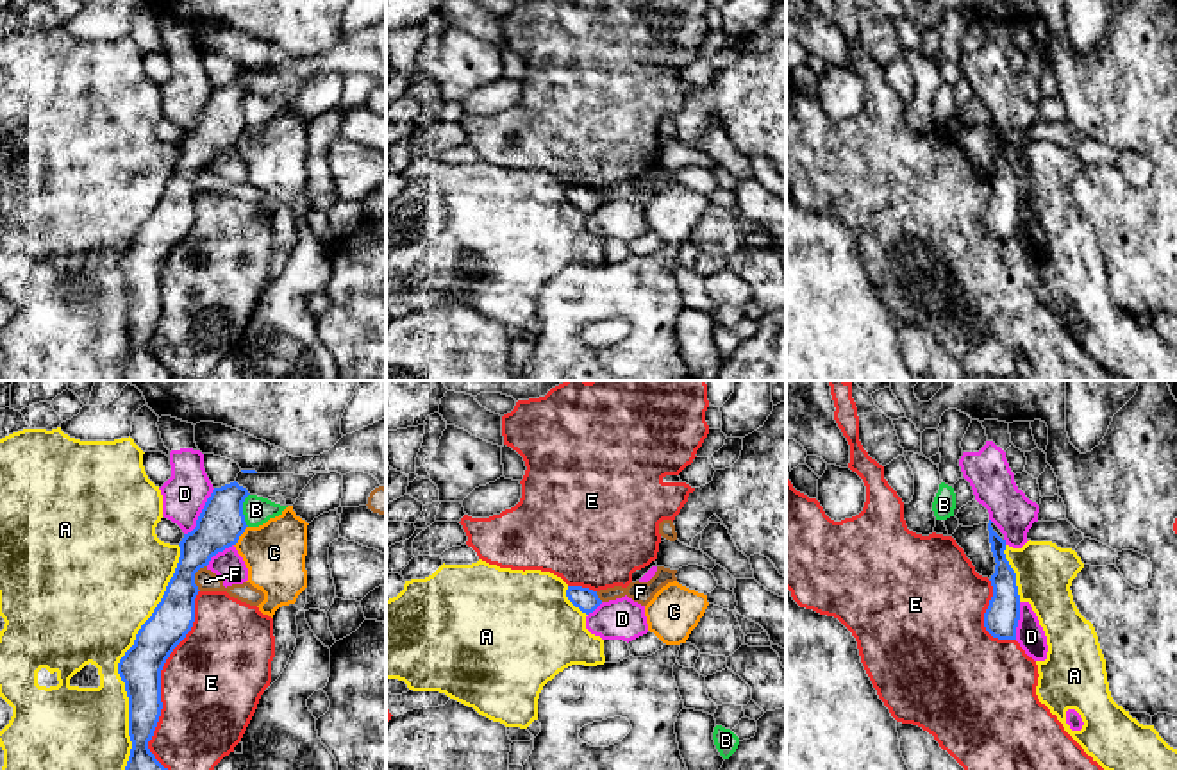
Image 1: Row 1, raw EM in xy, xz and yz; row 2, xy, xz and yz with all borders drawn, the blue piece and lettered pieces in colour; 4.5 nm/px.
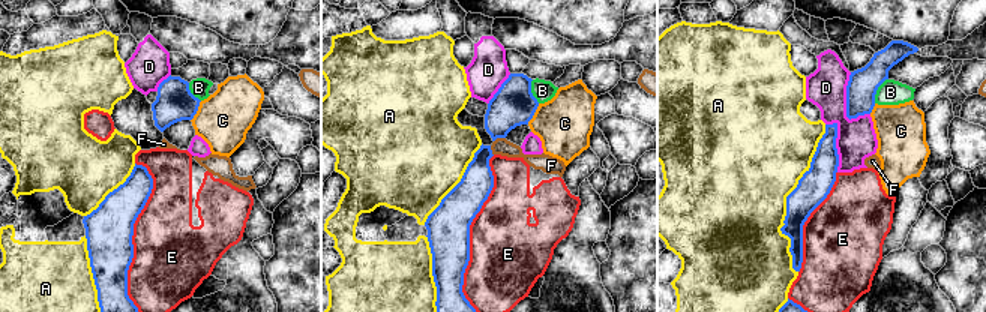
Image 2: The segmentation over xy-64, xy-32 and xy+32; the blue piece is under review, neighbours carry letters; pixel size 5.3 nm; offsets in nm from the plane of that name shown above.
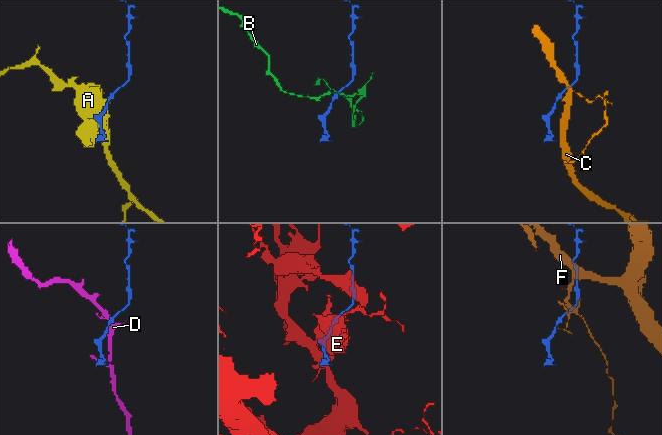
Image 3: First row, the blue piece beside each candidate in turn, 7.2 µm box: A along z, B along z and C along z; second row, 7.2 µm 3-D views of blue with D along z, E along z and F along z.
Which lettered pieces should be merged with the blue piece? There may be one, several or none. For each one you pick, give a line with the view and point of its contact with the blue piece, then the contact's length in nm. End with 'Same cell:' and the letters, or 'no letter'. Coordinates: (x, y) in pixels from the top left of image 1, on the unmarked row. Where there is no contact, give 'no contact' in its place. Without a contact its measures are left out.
Same cell: no letter

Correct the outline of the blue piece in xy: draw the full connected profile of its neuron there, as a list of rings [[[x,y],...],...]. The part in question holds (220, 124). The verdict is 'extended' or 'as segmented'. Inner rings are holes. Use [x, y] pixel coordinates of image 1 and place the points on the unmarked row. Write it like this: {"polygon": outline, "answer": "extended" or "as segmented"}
{"polygon": [[[236,80],[213,89],[196,127],[179,143],[180,157],[161,202],[118,263],[129,297],[132,341],[123,381],[171,381],[173,377],[148,348],[163,309],[161,270],[193,227],[195,198],[200,191],[195,173],[207,166],[213,155],[236,145],[248,127],[243,114],[248,95],[248,89]]], "answer": "as segmented"}

